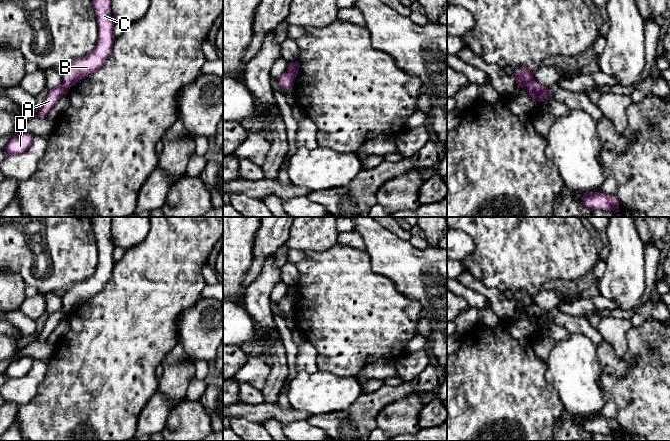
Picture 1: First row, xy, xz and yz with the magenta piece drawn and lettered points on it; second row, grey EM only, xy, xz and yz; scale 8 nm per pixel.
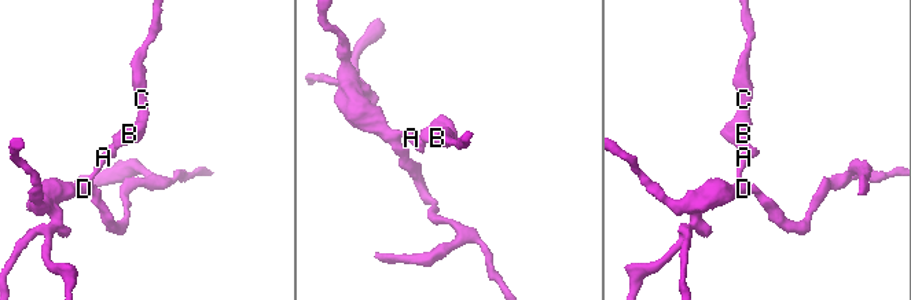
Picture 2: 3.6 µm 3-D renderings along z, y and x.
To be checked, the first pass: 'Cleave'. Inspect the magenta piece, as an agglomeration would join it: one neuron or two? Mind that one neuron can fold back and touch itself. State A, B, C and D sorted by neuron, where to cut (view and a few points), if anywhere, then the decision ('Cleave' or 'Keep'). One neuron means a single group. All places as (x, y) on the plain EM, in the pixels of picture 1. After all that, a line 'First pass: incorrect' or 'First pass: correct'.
Groups: A D / B C. Split along yz (533, 303), (526, 311). Cleave
First pass: correct

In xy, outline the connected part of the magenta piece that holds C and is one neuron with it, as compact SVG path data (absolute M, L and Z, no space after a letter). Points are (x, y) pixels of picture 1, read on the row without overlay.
M90 217L99 250L99 261L94 274L72 285L61 295L63 308L70 312L97 295L111 278L115 260L114 244L111 240L111 217Z

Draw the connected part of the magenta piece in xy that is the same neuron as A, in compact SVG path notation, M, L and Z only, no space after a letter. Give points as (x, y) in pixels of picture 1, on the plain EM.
M60 308L58 311L50 314L48 316L47 321L44 324L44 328L39 333L38 338L36 339L37 342L46 341L49 337L49 335L53 332L53 330L56 328L58 323L63 319L67 318L68 312L64 310L64 308Z

